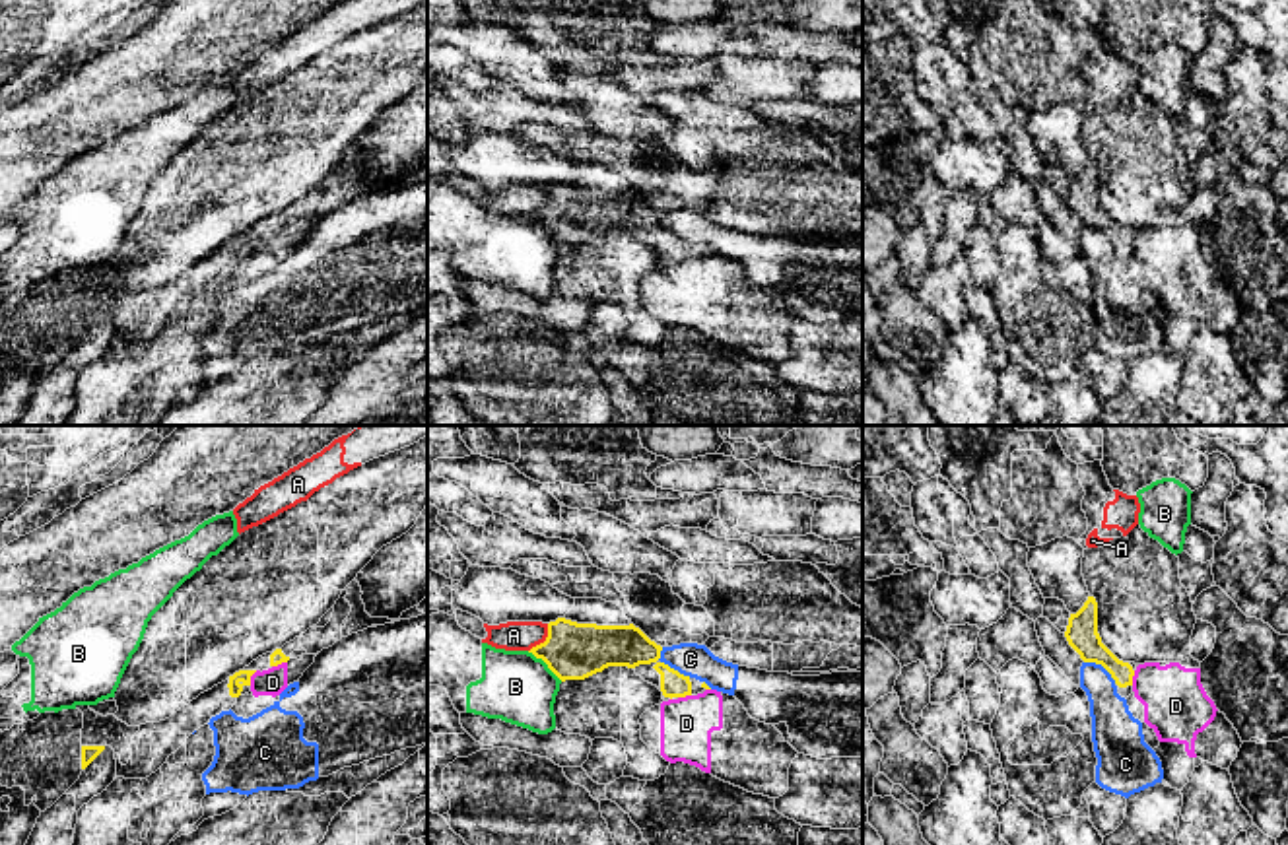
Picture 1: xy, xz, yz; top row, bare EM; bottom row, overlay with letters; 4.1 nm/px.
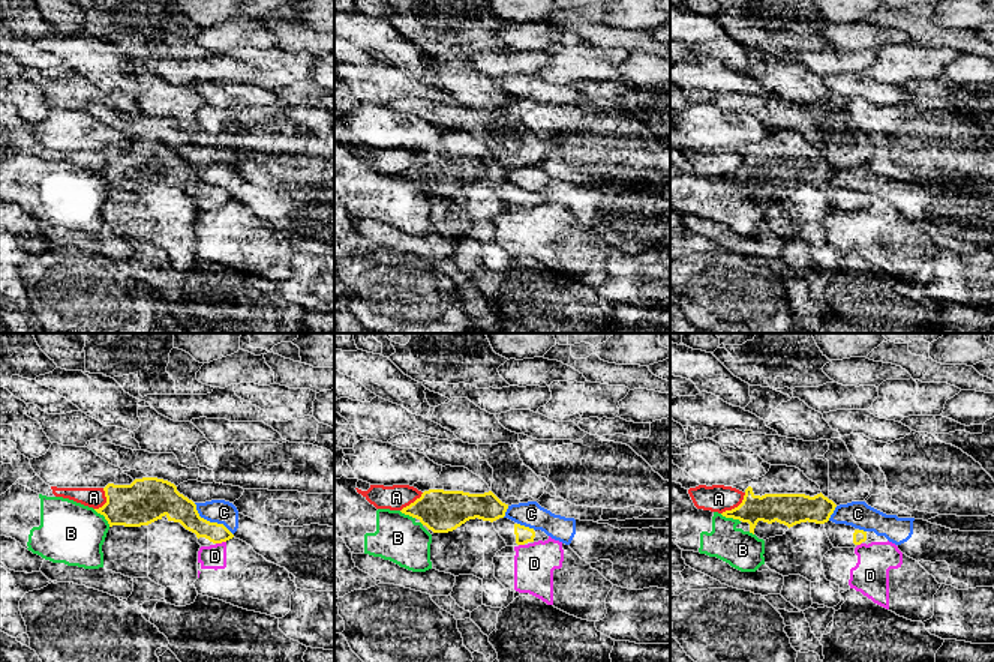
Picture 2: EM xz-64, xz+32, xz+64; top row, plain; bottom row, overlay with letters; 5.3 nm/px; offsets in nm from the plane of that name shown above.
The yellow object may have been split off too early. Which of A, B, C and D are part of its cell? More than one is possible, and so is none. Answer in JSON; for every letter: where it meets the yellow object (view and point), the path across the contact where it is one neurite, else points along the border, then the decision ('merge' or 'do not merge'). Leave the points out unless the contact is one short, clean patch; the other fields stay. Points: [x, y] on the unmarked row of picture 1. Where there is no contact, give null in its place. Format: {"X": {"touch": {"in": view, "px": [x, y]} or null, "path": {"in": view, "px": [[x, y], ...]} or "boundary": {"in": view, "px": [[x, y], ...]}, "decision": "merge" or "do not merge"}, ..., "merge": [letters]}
{"A": {"touch": {"in": "xz", "px": [546, 204]}, "decision": "do not merge"}, "B": {"touch": {"in": "xz", "px": [544, 226]}, "boundary": {"in": "xz", "px": [[527, 216], [539, 222], [562, 245]]}, "decision": "do not merge"}, "C": {"touch": {"in": "xz", "px": [667, 230]}, "boundary": {"in": "xz", "px": [[661, 212], [659, 224], [690, 241]]}, "decision": "do not merge"}, "D": {"touch": {"in": "xy", "px": [278, 228]}, "boundary": {"in": "xy", "px": [[286, 226], [272, 232]]}, "decision": "do not merge"}, "merge": []}

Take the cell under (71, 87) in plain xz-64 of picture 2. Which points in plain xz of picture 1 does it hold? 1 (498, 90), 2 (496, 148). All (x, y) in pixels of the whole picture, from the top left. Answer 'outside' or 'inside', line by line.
1: inside
2: outside

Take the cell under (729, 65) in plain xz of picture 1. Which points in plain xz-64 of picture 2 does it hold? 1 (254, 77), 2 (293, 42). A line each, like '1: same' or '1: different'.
1: different
2: different

